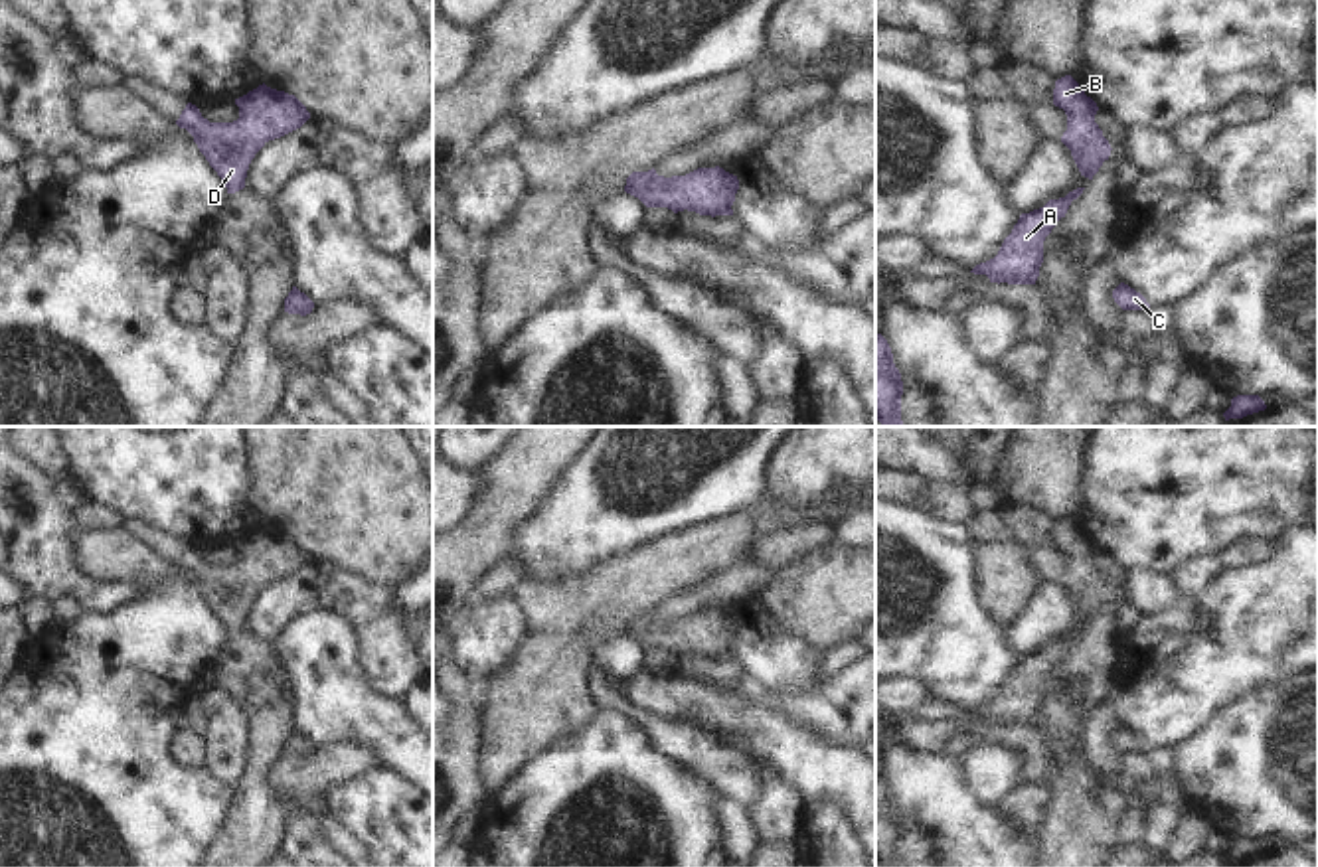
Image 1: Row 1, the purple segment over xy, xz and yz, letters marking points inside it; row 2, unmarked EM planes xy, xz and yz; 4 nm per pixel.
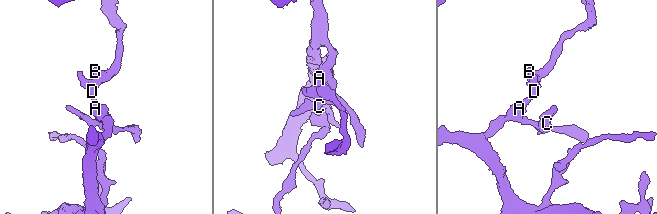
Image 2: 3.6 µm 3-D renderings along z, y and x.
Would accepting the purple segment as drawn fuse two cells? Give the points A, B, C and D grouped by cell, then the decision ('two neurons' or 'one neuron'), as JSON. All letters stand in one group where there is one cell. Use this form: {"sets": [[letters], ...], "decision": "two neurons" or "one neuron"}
{"sets": [["A", "B", "C", "D"]], "decision": "one neuron"}

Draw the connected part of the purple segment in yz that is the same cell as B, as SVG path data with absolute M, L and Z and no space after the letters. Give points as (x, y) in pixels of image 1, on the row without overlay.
M1065 517L1055 523L1053 547L1067 557L1067 573L1061 585L1071 592L1081 618L1093 622L1112 592L1095 565L1097 545L1085 537L1071 517Z

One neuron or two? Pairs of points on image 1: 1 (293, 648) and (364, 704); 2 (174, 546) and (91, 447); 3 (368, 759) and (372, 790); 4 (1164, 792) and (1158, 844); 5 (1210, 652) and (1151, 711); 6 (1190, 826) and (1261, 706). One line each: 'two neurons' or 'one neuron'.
1: one neuron
2: two neurons
3: two neurons
4: one neuron
5: one neuron
6: two neurons

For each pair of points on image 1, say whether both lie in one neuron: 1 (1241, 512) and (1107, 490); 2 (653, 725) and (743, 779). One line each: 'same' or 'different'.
1: same
2: same

